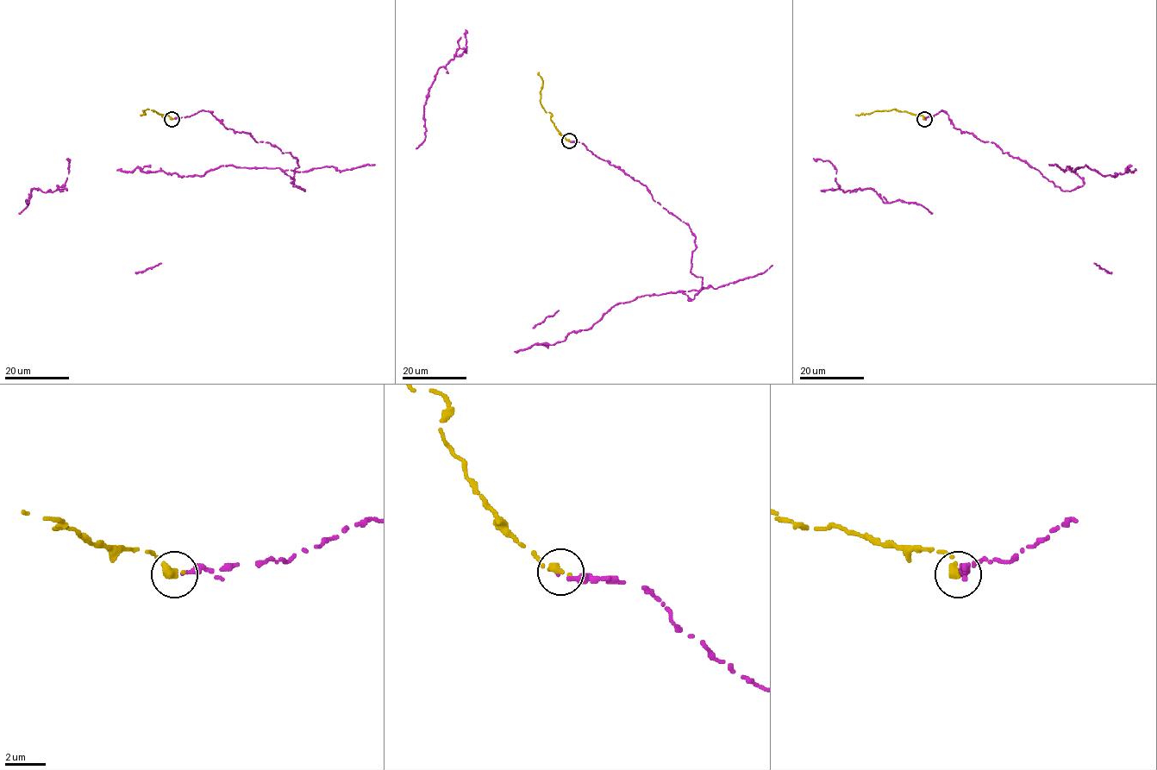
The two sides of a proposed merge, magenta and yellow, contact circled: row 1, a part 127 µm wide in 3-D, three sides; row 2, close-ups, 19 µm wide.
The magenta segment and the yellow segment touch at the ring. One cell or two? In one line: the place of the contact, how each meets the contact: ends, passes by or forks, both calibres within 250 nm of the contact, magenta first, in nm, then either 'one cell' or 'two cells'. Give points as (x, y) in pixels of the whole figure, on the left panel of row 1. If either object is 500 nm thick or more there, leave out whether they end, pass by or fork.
at (171, 119); magenta ends there; yellow ends there; 170 nm thick on the magenta side, 400 nm on the other; one cell

